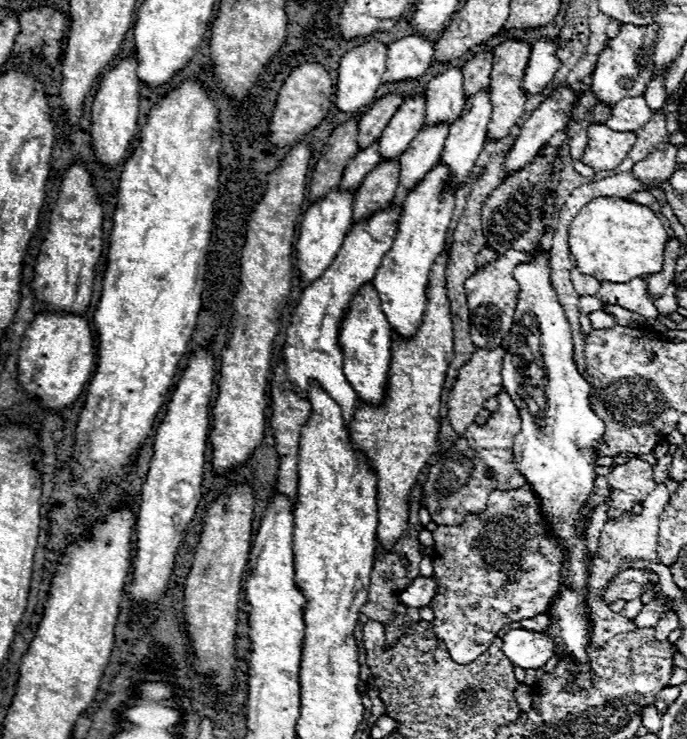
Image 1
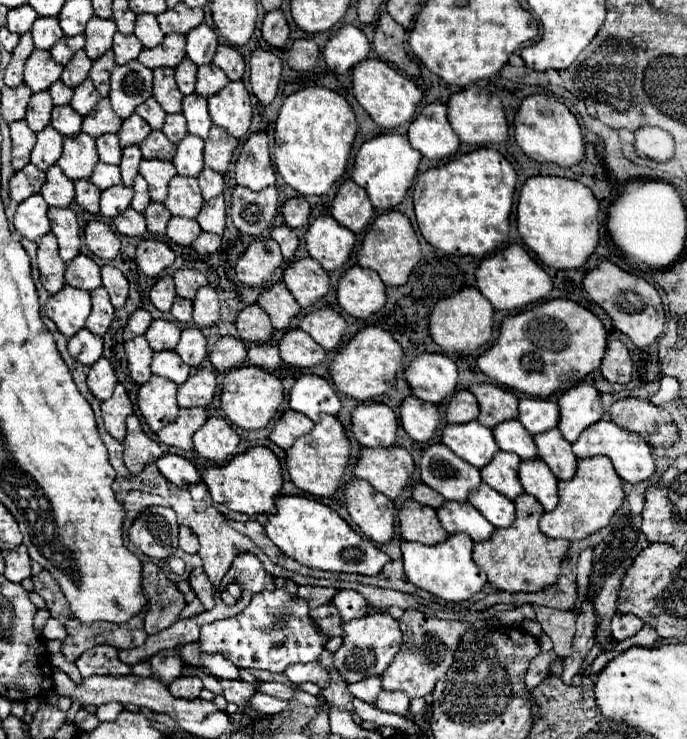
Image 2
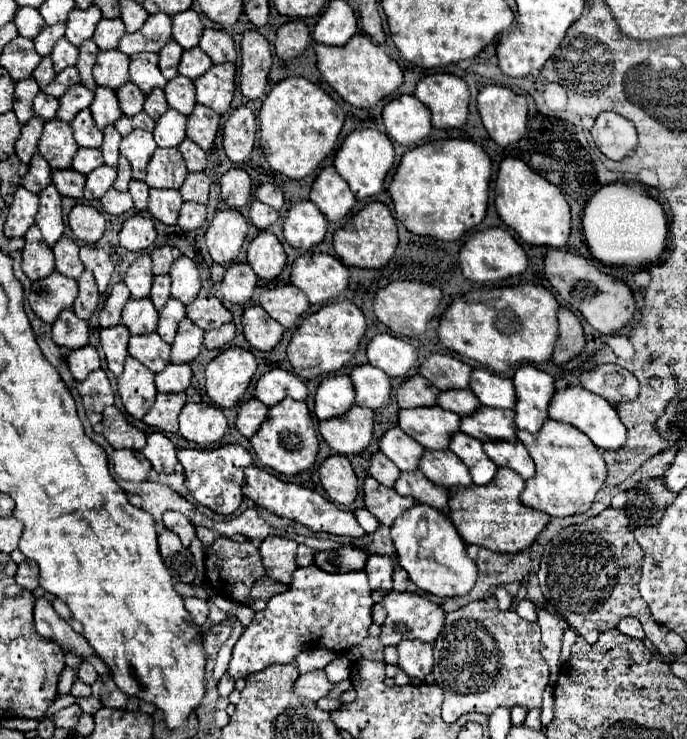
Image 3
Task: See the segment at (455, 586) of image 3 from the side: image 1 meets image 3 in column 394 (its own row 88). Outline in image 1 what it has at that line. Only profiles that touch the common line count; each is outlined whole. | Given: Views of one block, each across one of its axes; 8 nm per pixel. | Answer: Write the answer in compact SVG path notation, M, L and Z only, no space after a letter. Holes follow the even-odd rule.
M540 38L532 46L530 62L528 62L528 68L526 68L522 84L520 84L524 94L540 94L554 80L554 74L560 68L560 60L558 60L556 52L562 46L564 46L564 42L560 38L556 38L556 40Z

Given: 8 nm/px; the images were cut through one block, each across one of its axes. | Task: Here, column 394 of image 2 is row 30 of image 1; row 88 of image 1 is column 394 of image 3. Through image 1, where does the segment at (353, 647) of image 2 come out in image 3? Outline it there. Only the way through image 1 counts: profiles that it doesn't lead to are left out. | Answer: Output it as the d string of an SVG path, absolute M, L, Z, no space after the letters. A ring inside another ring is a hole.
M390 592L384 598L384 608L388 612L386 622L382 624L382 634L380 634L380 642L384 646L396 646L402 640L434 642L442 630L444 616L446 616L446 612L438 604L430 602L428 598L424 598L416 592Z

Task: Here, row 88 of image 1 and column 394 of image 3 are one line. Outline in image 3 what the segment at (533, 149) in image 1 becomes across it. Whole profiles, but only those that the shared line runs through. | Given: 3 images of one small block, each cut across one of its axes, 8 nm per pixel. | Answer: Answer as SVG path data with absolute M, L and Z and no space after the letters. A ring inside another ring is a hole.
M372 554L368 558L368 564L364 568L364 572L368 574L368 580L370 580L370 586L372 590L392 590L392 572L396 568L396 558L394 556L378 556L378 554Z

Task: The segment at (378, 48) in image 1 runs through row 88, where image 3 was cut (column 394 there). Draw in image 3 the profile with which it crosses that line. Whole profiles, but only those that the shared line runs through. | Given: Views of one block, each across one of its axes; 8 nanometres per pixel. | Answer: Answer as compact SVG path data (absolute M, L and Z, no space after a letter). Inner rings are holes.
M388 332L376 334L366 346L368 362L384 370L390 378L408 378L418 366L416 348Z

